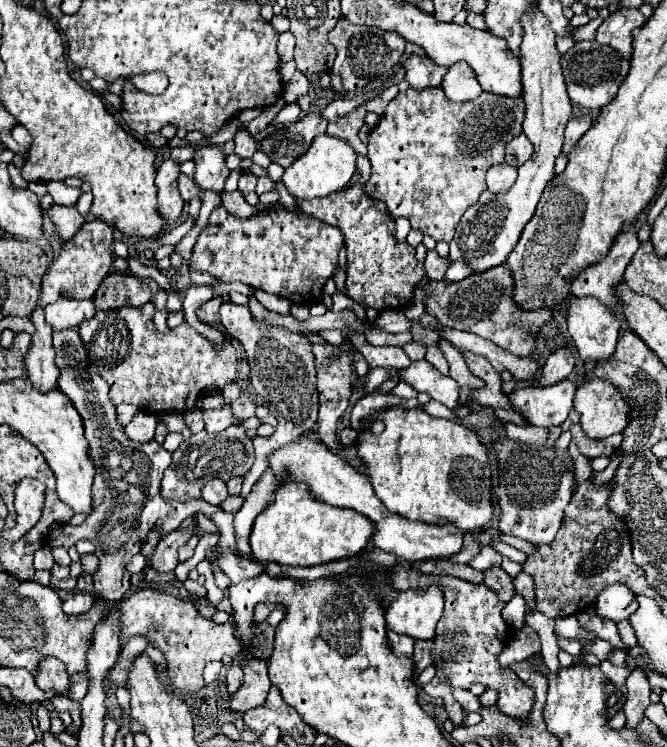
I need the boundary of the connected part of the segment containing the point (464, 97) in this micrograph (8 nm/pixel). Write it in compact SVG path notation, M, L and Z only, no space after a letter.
M457 62L445 74L443 92L453 102L467 102L467 100L477 98L483 92L483 88L477 82L477 76L475 76L473 68L465 62Z

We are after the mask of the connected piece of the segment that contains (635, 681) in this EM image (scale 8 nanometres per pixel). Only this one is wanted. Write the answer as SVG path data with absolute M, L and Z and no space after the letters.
M639 666L631 672L631 676L627 678L627 690L629 690L629 696L623 712L627 714L627 728L633 728L635 724L641 722L643 712L649 706L651 686L647 678L647 668Z

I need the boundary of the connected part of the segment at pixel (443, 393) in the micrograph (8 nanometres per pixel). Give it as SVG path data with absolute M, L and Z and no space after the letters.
M427 360L413 362L407 370L399 370L401 380L411 384L417 392L429 394L433 400L445 404L449 410L455 410L459 404L459 384L437 372Z

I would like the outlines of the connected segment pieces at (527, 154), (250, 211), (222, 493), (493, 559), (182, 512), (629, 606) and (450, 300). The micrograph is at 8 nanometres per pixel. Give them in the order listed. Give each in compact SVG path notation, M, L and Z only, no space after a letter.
M519 134L517 138L513 138L505 148L505 160L507 164L513 164L513 166L521 166L531 158L531 154L533 154L533 144L525 134Z
M235 190L235 192L221 192L221 198L223 198L225 210L227 210L229 214L237 216L237 218L249 218L249 216L253 216L255 212L259 212L261 208L269 208L267 204L259 204L257 208L251 206L251 204L247 204L247 200L243 198L243 194L241 194L239 190Z
M211 480L211 482L207 482L205 486L203 486L203 490L201 490L201 498L205 500L205 502L209 502L209 504L213 504L213 506L217 506L217 504L221 504L225 498L227 498L229 494L227 494L227 486L225 486L225 482L223 480Z
M479 542L479 548L481 548L481 550L479 550L479 554L469 562L469 566L471 566L471 568L485 572L485 570L489 570L489 568L493 568L493 566L501 566L503 556L501 556L499 552L495 552L491 546L481 544L481 542Z
M65 328L53 332L53 348L55 348L55 364L61 372L57 378L59 390L73 402L77 408L83 426L85 438L89 442L89 458L95 464L93 478L93 512L85 518L81 526L53 526L49 532L47 544L51 548L63 546L71 548L77 540L91 540L97 546L99 568L95 572L95 596L105 602L123 600L125 592L131 588L131 574L127 572L127 564L131 556L141 552L147 542L147 534L157 530L161 536L173 532L187 516L199 512L199 504L189 506L165 500L161 496L161 478L163 472L171 464L171 454L157 444L155 440L143 446L133 444L133 440L125 434L125 426L117 420L115 404L109 400L109 384L101 376L89 376L89 356L83 346L77 328Z
M611 584L607 586L595 602L595 610L599 612L599 616L613 620L613 622L621 622L625 618L629 618L635 610L637 610L637 598L631 592L629 586L625 584Z
M507 264L489 268L485 272L473 272L465 280L459 282L437 282L427 280L423 284L425 294L425 312L437 318L437 324L441 328L453 328L453 330L465 330L473 332L501 348L505 348L511 354L533 354L537 340L543 332L543 328L551 322L553 310L551 308L539 308L539 310L523 310L513 300L513 276Z

